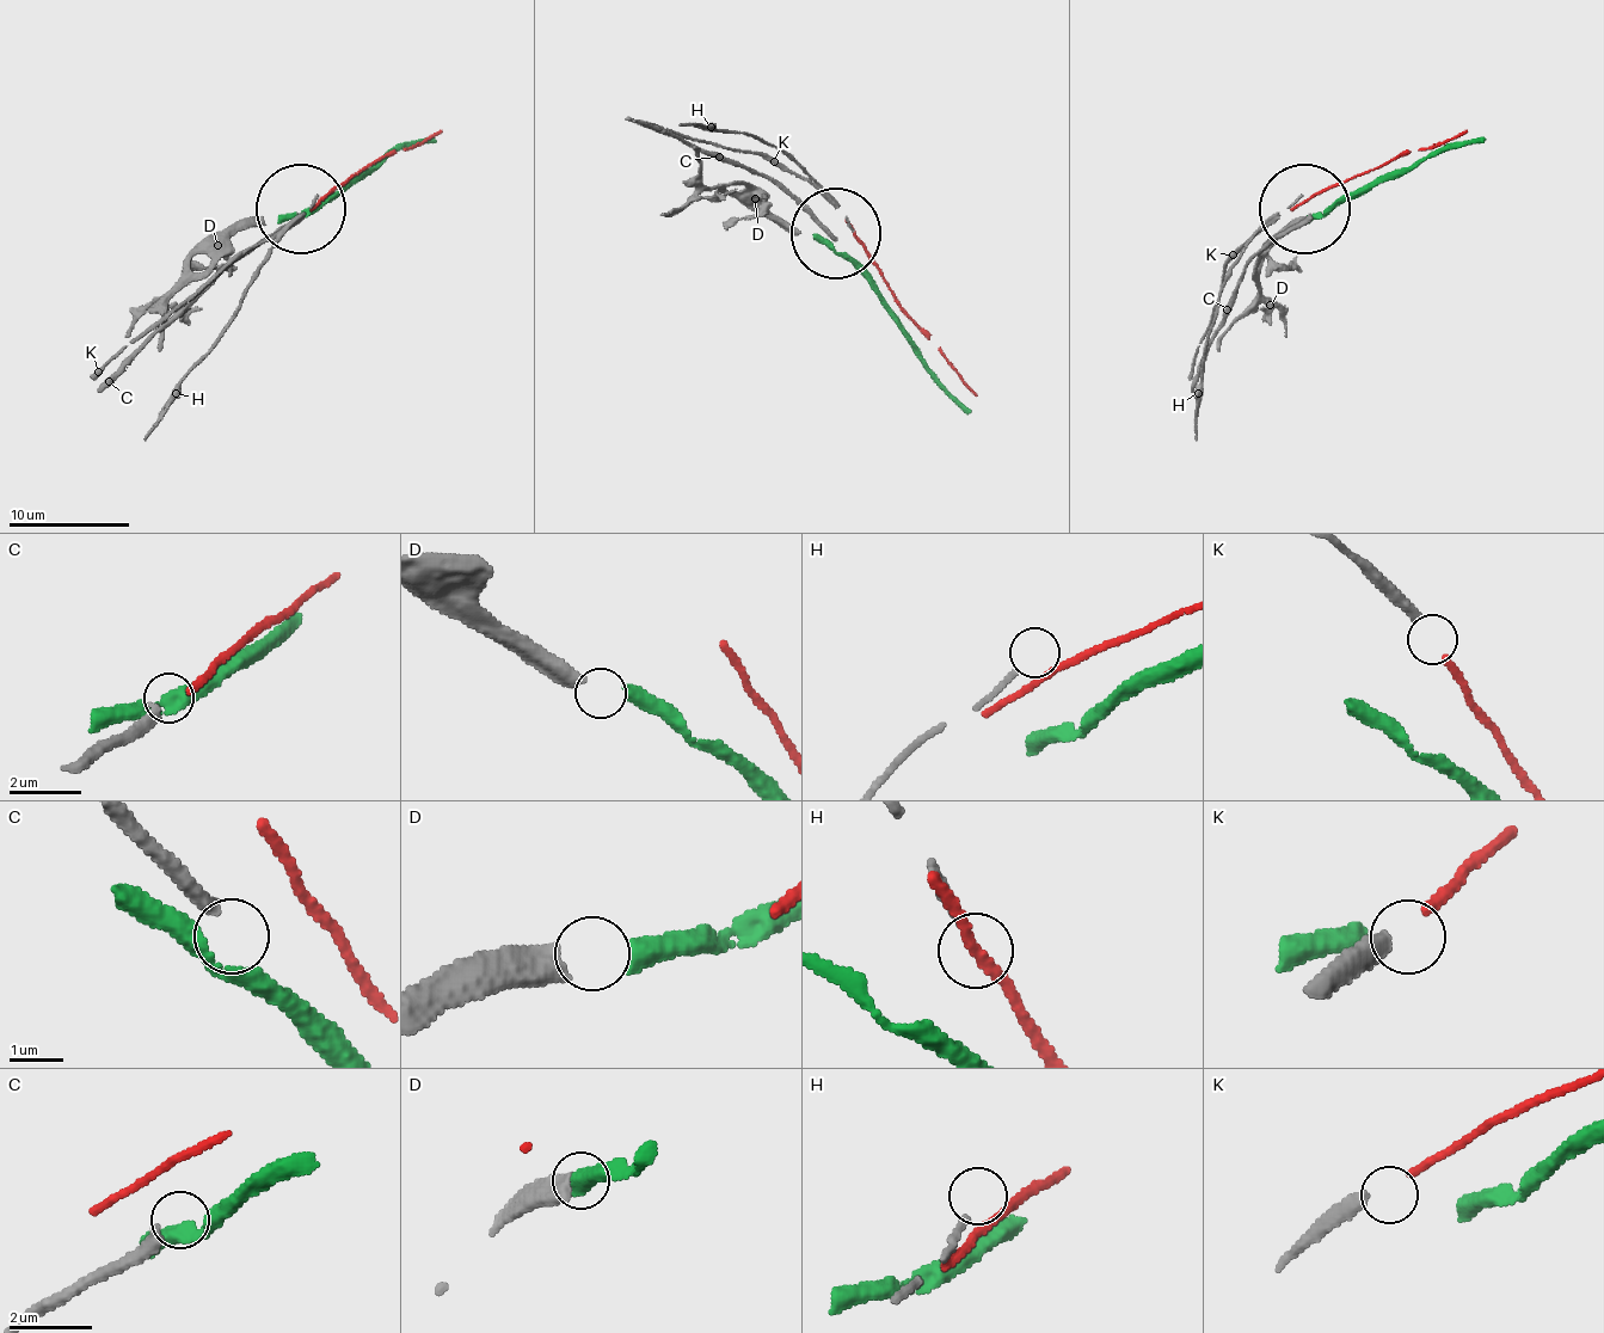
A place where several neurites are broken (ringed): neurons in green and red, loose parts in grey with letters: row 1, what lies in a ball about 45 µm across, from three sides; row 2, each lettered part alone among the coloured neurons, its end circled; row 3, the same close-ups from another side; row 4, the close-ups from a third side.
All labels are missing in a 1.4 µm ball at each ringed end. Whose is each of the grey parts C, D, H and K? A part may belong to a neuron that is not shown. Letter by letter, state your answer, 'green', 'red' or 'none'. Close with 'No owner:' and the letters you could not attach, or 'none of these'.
C: none
D: green
H: none
K: red
No owner: C, H

